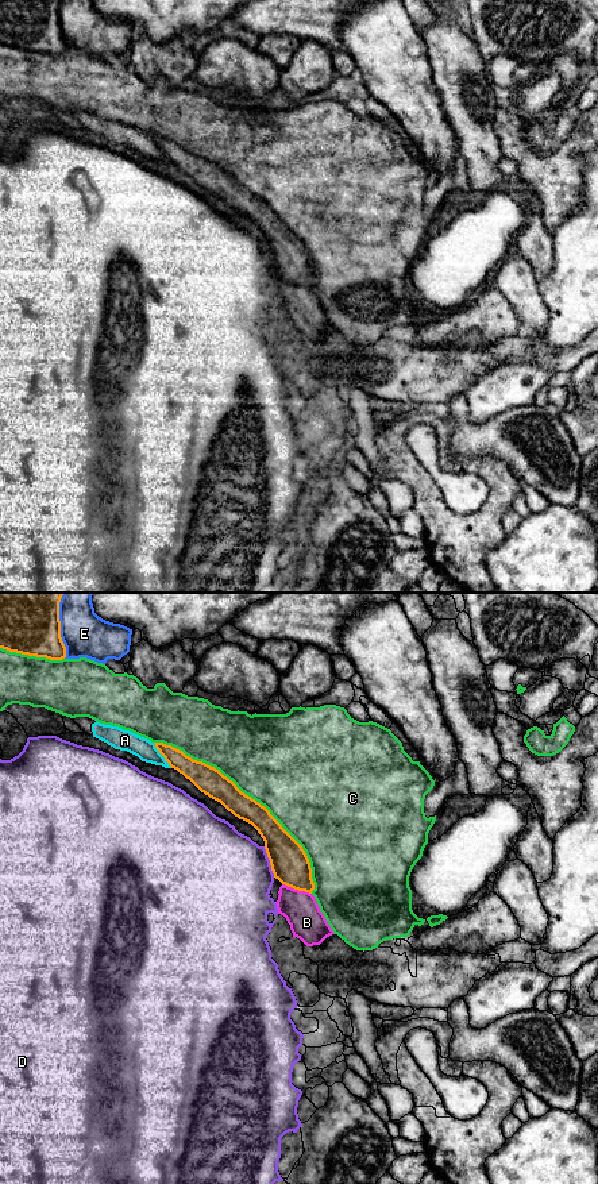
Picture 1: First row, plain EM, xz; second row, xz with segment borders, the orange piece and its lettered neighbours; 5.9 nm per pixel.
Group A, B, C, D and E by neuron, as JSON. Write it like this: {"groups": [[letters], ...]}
{"groups": [["A", "B"], ["C"], ["D"], ["E"]]}

